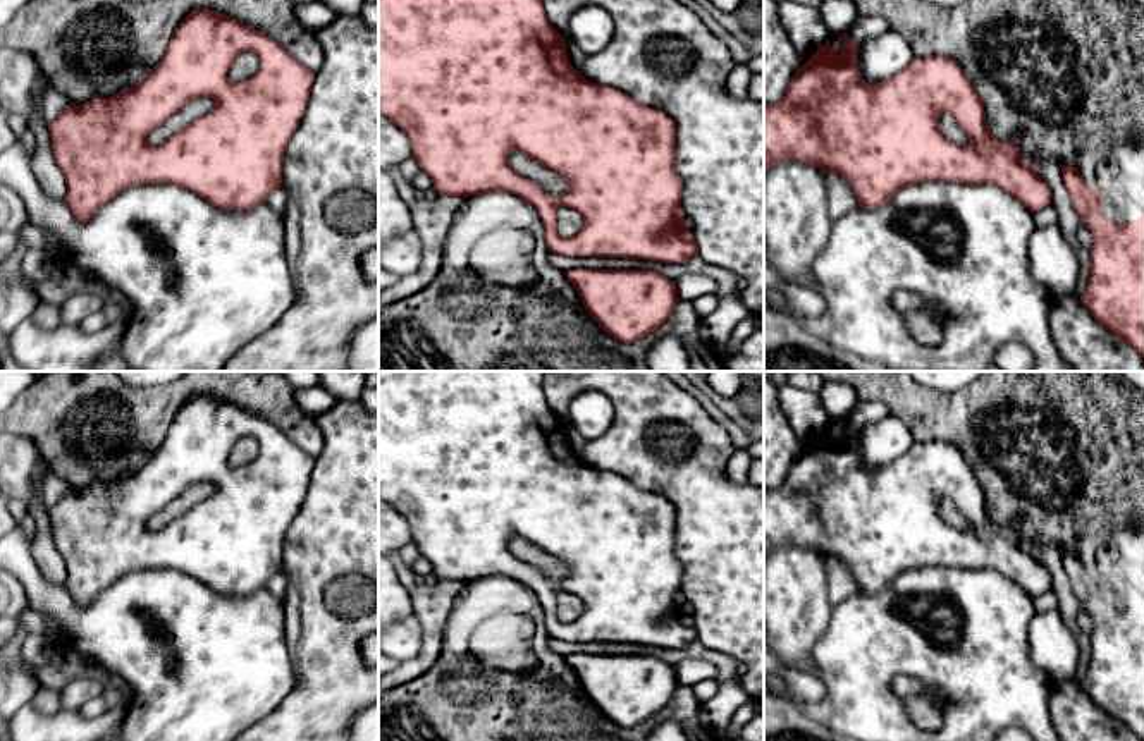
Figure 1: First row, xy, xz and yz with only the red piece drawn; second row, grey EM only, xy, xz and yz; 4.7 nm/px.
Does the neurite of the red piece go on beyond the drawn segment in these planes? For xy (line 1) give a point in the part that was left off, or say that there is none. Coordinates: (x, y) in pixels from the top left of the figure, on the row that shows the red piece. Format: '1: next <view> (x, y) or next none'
1: next none

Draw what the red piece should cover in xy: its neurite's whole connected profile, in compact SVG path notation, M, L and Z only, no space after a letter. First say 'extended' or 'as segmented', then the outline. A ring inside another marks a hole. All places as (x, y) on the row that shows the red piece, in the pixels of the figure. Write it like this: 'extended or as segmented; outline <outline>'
as segmented; outline M196 9L175 29L162 60L134 88L83 105L71 103L65 112L48 124L53 158L67 184L64 201L79 222L88 222L122 191L162 182L193 191L224 210L251 210L265 203L268 194L282 184L286 148L306 112L313 81L315 72L306 69L274 38L239 22L236 17L210 9ZM243 52L253 52L260 67L251 79L232 83L227 74ZM194 98L212 98L215 108L186 124L165 143L151 146L146 141L148 134L181 113Z

